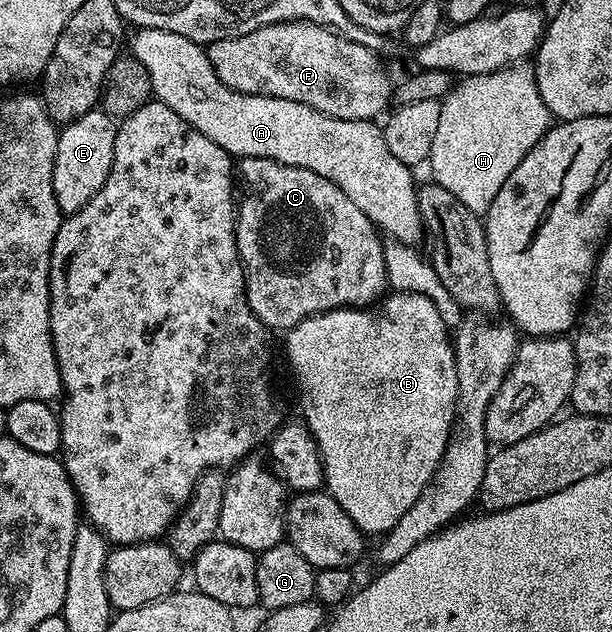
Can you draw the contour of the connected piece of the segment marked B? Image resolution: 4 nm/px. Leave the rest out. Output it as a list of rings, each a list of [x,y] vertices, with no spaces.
[[[397,291],[378,300],[377,305],[362,307],[339,307],[335,311],[323,311],[320,315],[311,315],[302,319],[296,327],[286,332],[287,363],[291,366],[291,375],[295,378],[295,387],[299,390],[299,407],[303,410],[302,422],[311,430],[311,435],[319,447],[319,456],[323,462],[323,481],[327,494],[332,495],[341,505],[341,509],[350,517],[360,531],[368,536],[382,536],[391,531],[405,513],[409,513],[409,505],[421,497],[421,489],[431,484],[439,462],[447,448],[451,436],[451,428],[455,421],[455,402],[457,393],[457,361],[453,346],[453,335],[447,322],[441,317],[437,305],[429,301],[429,297],[421,297],[417,293]]]

